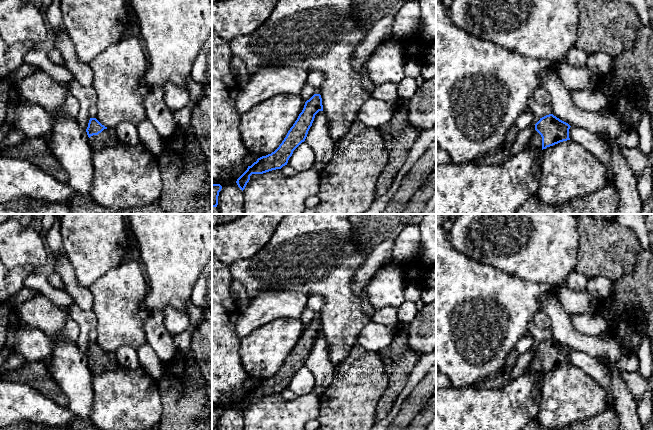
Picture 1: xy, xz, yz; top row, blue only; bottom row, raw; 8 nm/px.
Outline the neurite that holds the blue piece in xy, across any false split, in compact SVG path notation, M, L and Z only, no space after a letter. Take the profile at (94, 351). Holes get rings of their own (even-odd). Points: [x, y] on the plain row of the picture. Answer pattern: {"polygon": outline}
{"polygon": "M90 342L86 356L94 375L119 368L114 352L105 351L96 342Z"}

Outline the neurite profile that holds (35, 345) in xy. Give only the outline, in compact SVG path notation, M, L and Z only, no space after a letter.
M70 316L67 318L59 338L55 338L39 329L18 328L15 333L14 352L21 354L26 364L46 361L53 351L53 343L63 339L75 343L80 327Z

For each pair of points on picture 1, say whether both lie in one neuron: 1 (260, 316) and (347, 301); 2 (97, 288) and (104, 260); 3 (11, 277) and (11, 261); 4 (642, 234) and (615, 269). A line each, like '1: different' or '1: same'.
1: different
2: different
3: different
4: different

